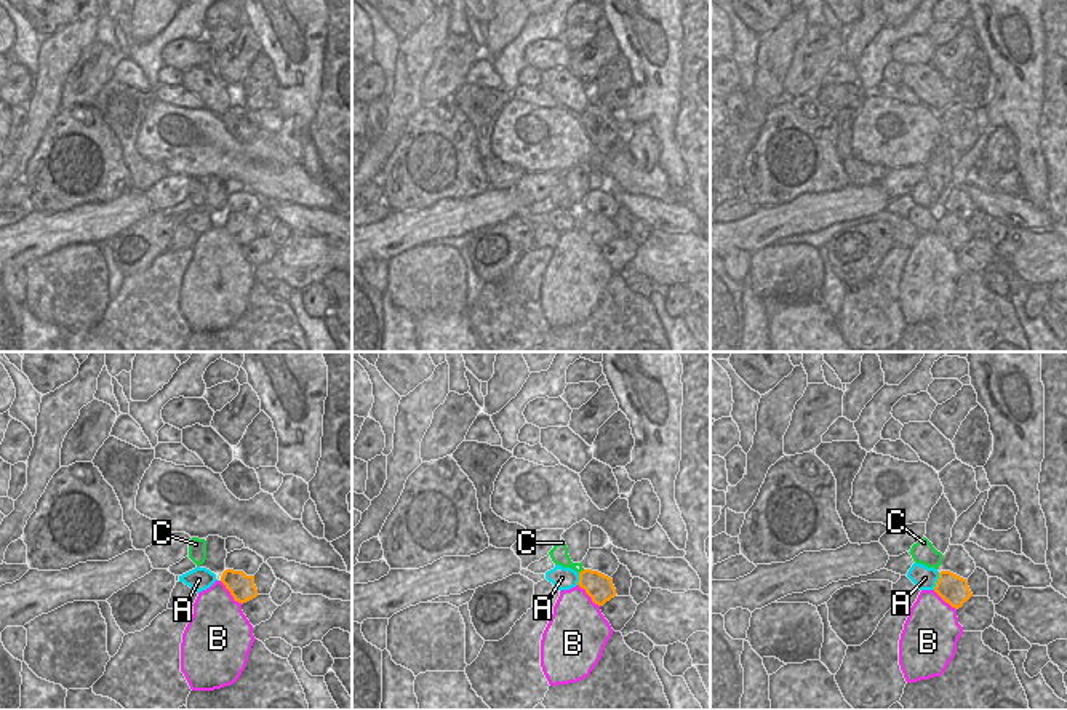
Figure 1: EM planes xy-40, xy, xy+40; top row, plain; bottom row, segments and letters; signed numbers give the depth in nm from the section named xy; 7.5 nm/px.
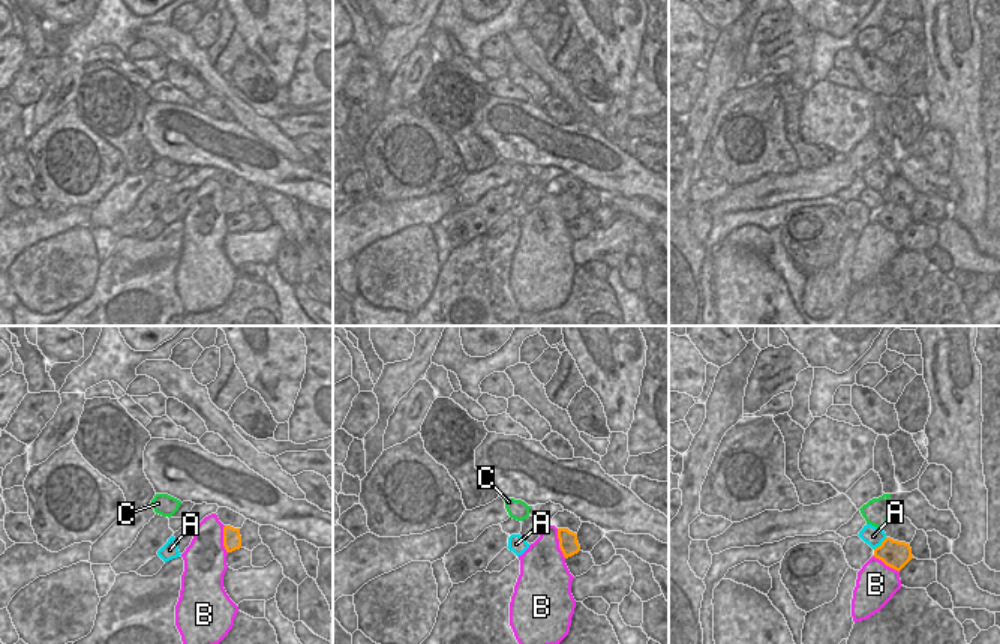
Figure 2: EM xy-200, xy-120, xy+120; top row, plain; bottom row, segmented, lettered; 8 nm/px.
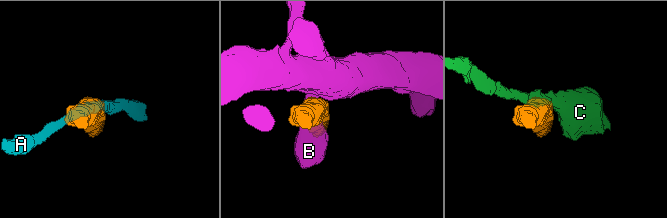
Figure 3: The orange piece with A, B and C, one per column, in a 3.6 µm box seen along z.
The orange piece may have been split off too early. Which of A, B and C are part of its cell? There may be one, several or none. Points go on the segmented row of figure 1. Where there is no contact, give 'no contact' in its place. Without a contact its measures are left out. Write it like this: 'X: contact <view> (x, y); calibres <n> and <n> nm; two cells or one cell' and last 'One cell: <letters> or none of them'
A: contact xy+40 (938, 581); calibres 220 and 170 nm; two cells
B: contact xy-40 (231, 594); calibres 200 and 420 nm; two cells
C: contact xy (581, 571); calibres 200 and 140 nm; two cells
One cell: none of them

